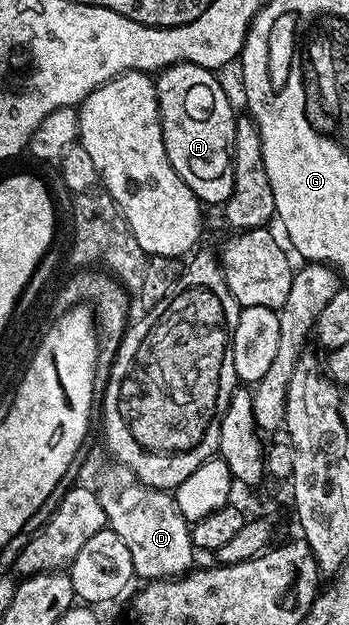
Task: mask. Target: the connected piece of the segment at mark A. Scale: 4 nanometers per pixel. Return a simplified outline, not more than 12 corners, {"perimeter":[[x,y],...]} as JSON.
{"perimeter":[[219,75],[154,78],[164,152],[199,203],[232,196],[236,113]]}

